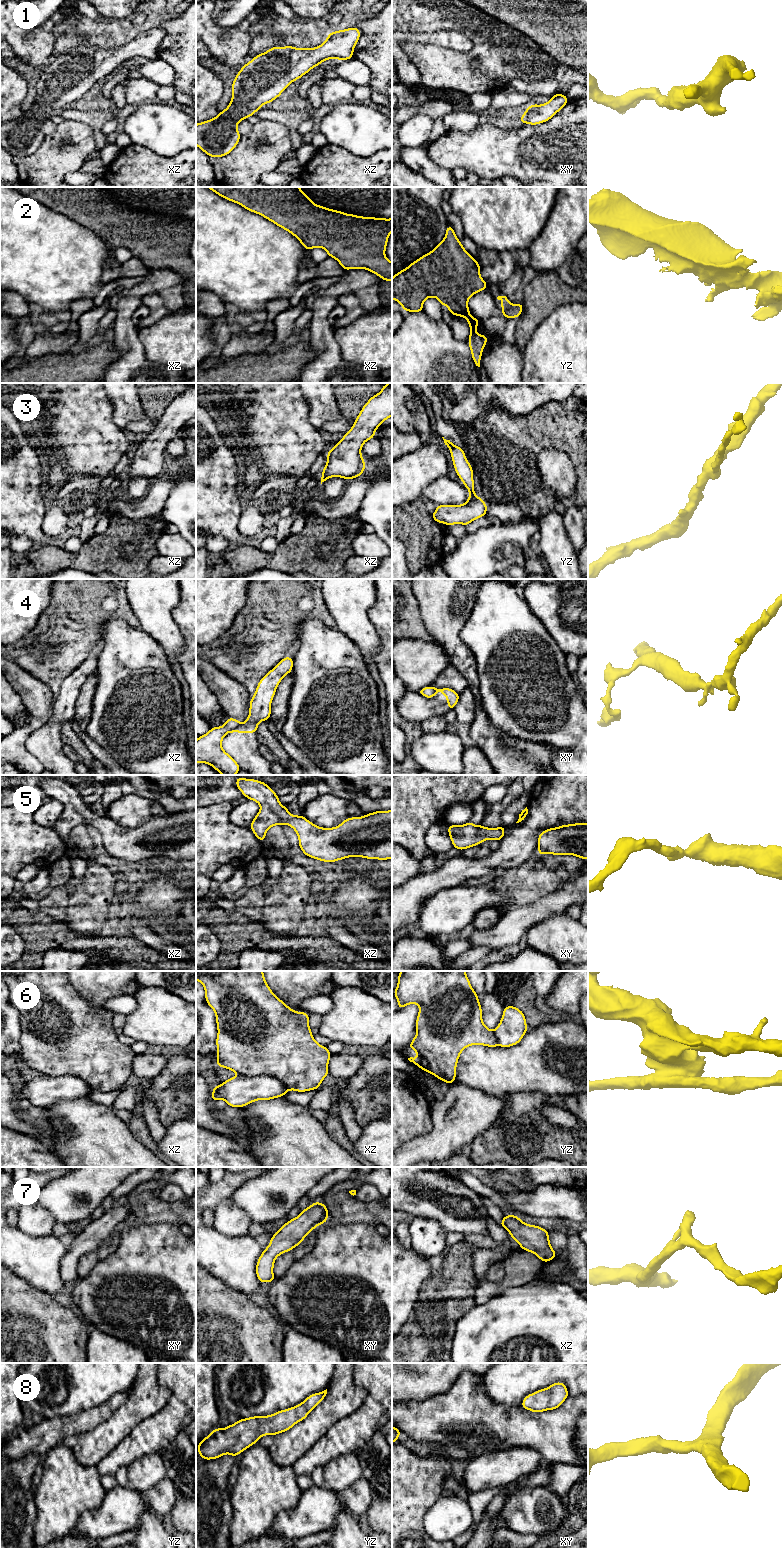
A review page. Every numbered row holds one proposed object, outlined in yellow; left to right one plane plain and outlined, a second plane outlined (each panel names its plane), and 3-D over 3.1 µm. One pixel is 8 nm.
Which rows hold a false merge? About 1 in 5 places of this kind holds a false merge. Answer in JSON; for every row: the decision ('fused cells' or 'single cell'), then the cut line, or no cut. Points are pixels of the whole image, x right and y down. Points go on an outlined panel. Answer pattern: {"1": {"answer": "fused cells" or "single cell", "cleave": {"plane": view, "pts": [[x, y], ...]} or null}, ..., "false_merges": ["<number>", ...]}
{"1": {"answer": "single cell", "cleave": null}, "2": {"answer": "single cell", "cleave": null}, "3": {"answer": "single cell", "cleave": null}, "4": {"answer": "fused cells", "cleave": {"plane": "xz", "pts": [[240, 724], [229, 731]]}}, "5": {"answer": "single cell", "cleave": null}, "6": {"answer": "single cell", "cleave": null}, "7": {"answer": "single cell", "cleave": null}, "8": {"answer": "single cell", "cleave": null}, "false_merges": ["4"]}

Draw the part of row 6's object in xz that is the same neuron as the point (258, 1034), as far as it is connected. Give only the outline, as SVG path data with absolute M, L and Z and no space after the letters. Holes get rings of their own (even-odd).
M196 971L196 980L205 988L206 1003L215 1011L218 1034L216 1064L238 1073L219 1086L213 1086L212 1101L224 1099L228 1106L241 1108L257 1100L285 1096L288 1090L317 1090L329 1074L331 1053L318 1044L309 1027L309 1014L296 1012L275 996L263 971Z

